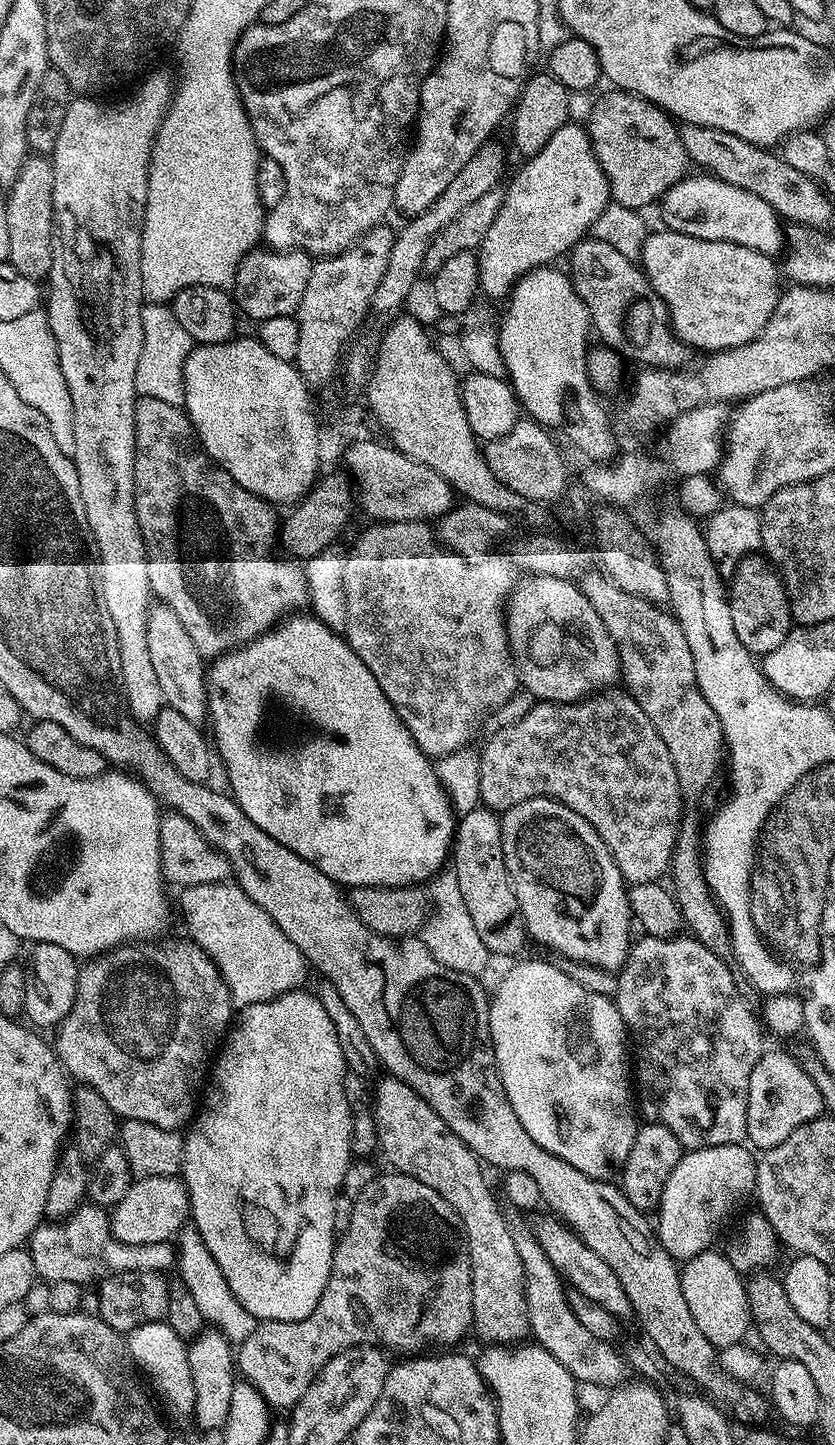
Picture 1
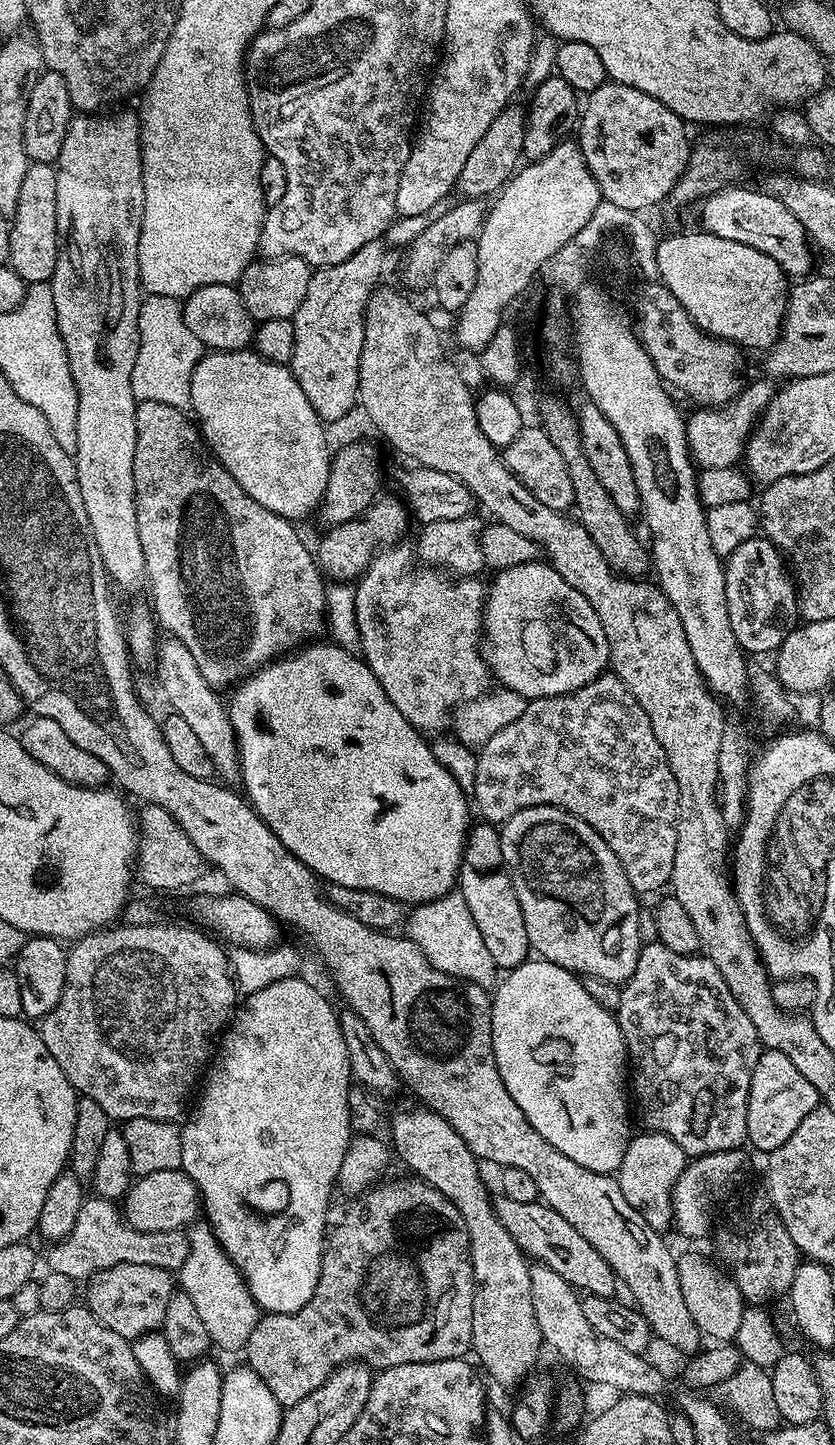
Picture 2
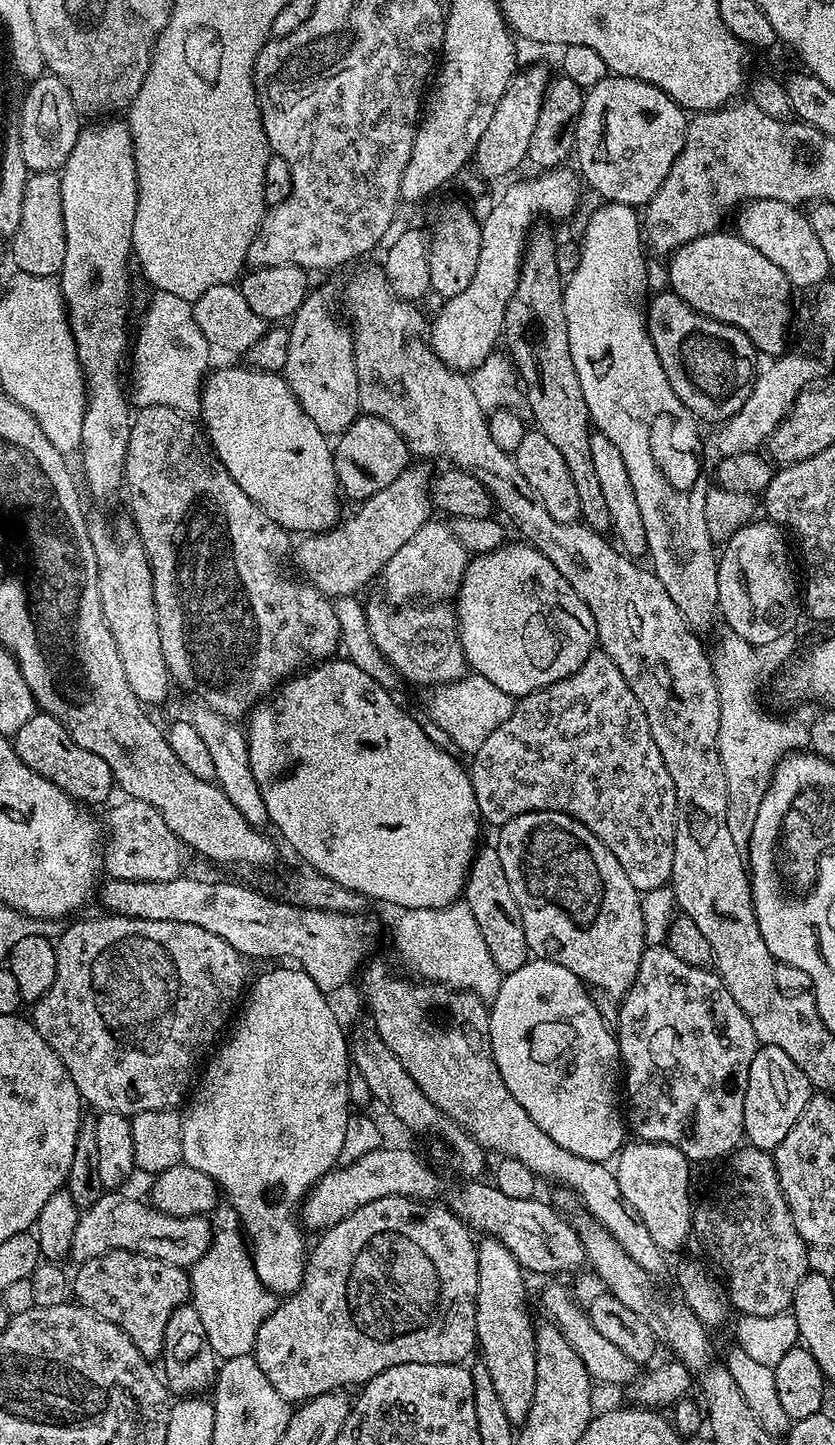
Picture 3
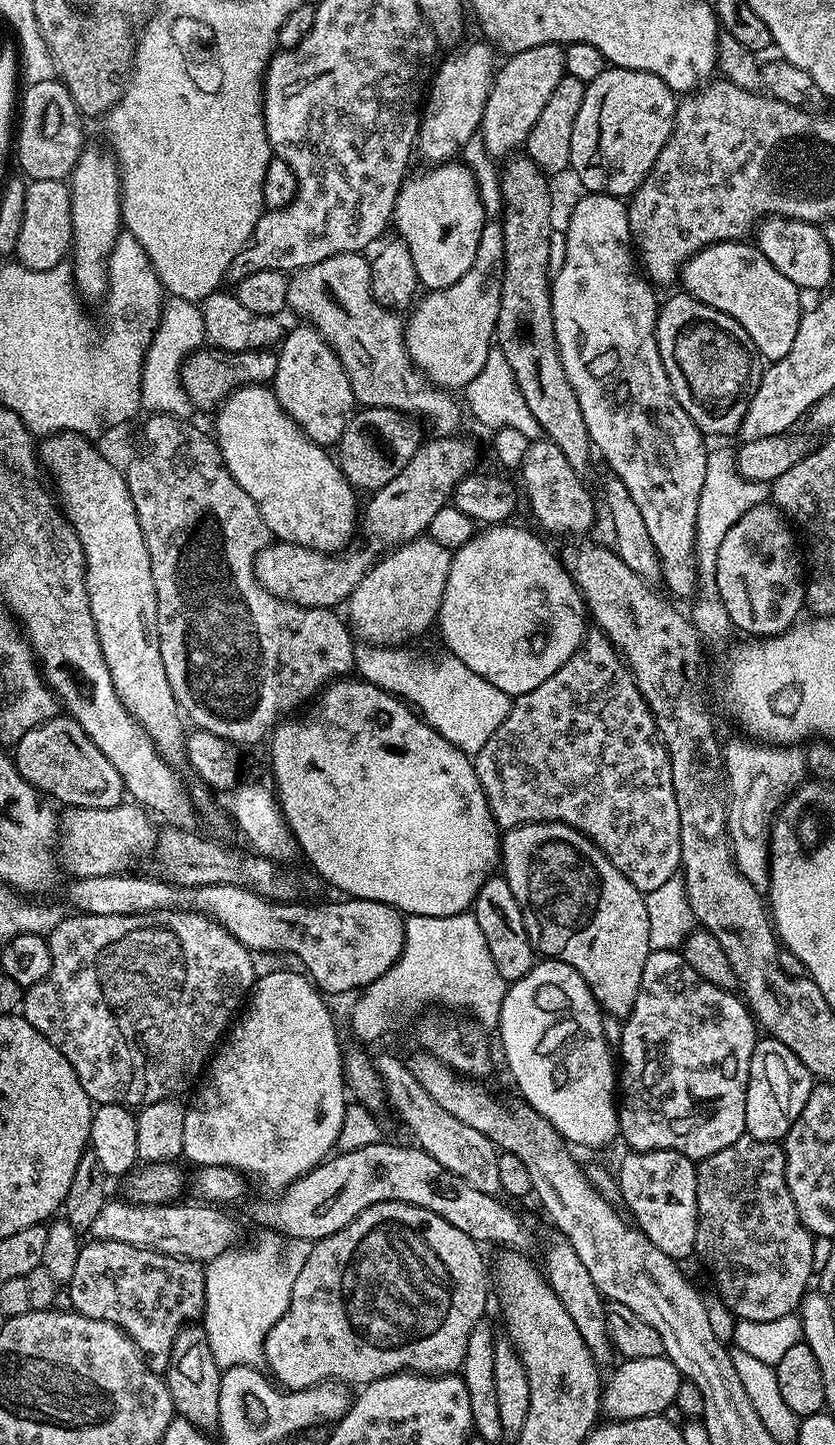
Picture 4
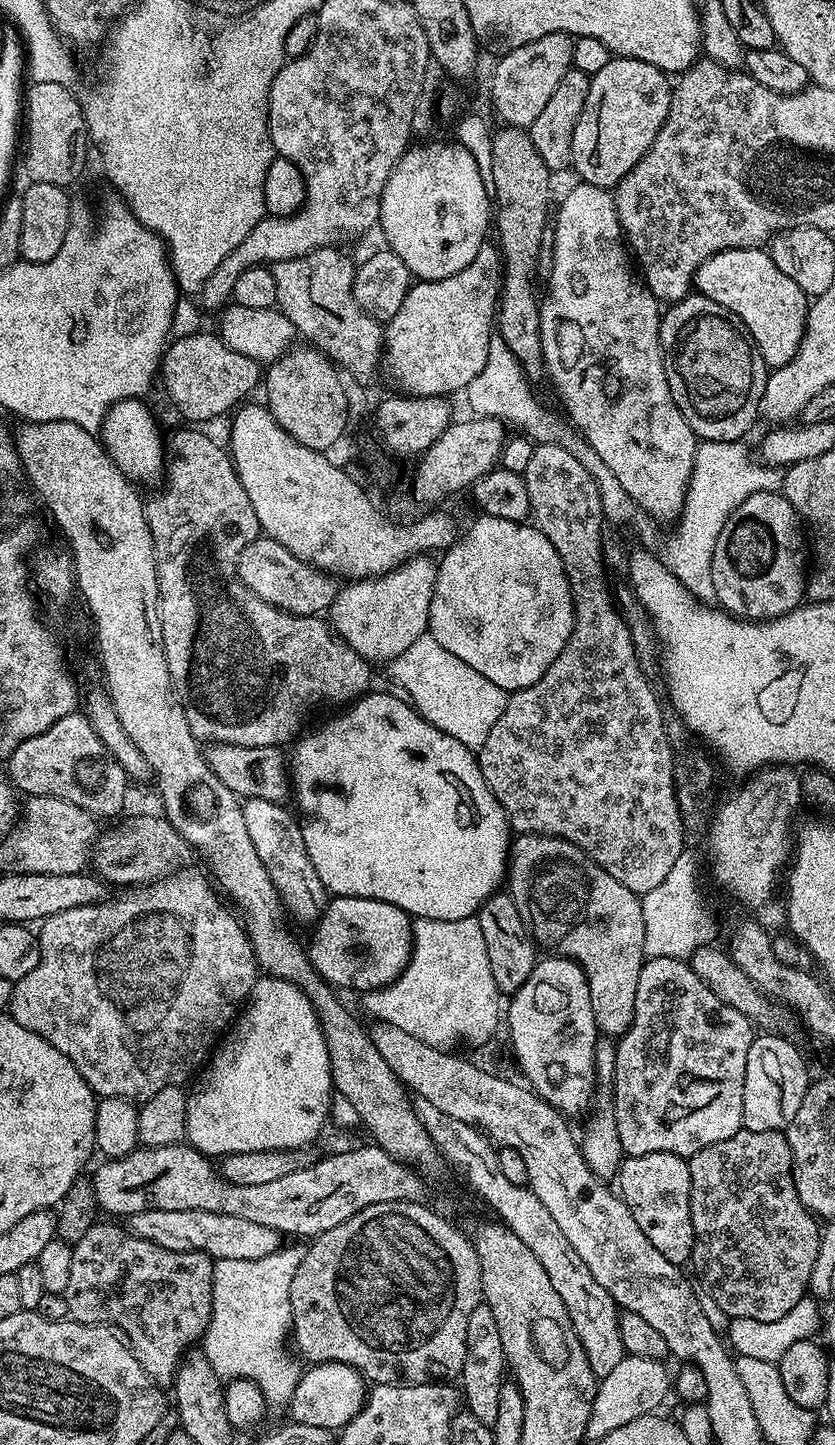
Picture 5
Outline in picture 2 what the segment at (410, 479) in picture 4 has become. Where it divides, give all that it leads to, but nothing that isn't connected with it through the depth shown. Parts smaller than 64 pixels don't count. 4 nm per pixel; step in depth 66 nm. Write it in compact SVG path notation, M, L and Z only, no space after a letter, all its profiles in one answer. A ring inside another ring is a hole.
M381 495L357 519L345 524L333 524L314 548L317 565L325 577L336 582L352 582L368 568L369 562L385 546L391 546L401 539L408 528L410 512L403 499Z

